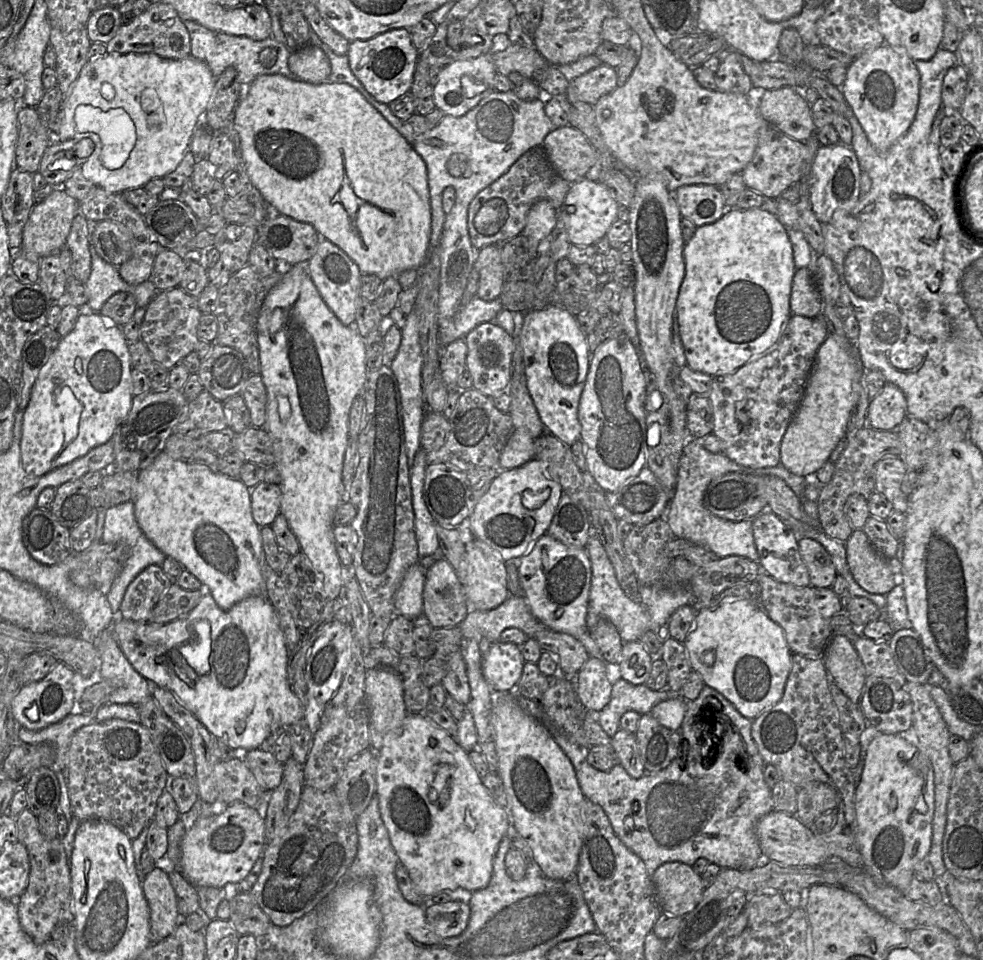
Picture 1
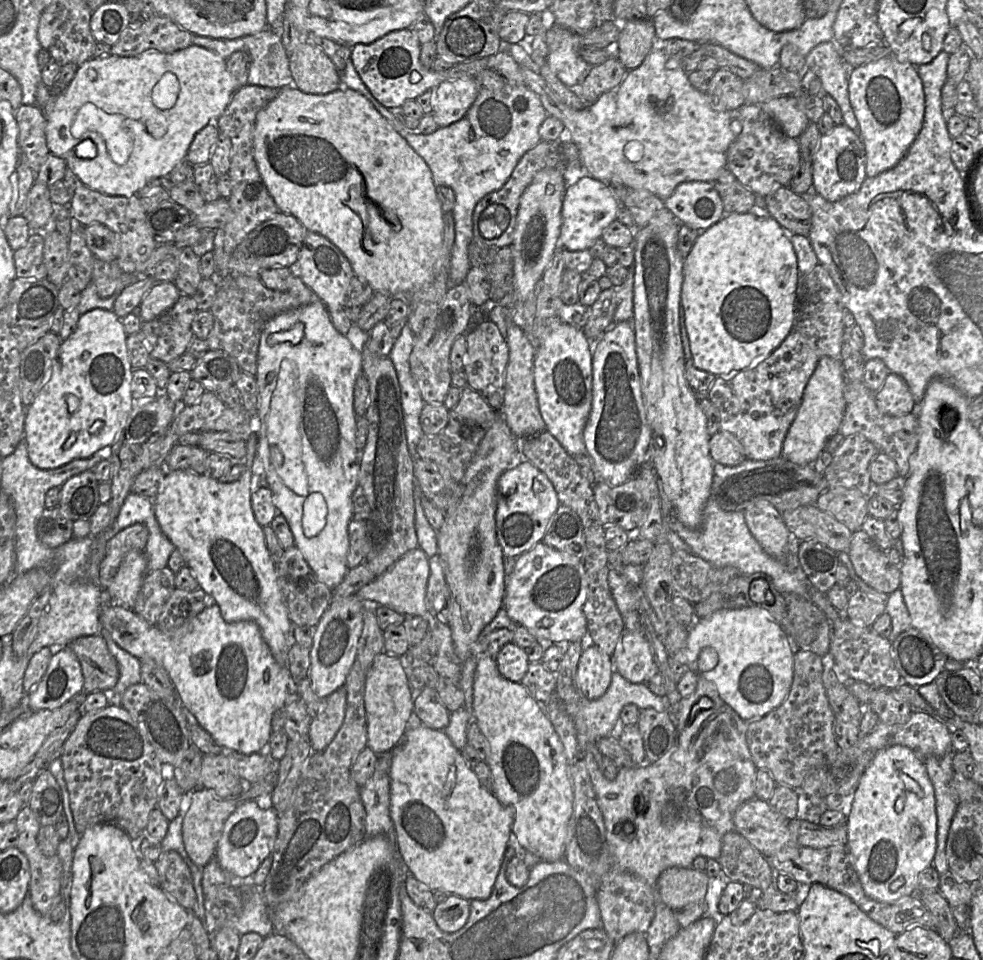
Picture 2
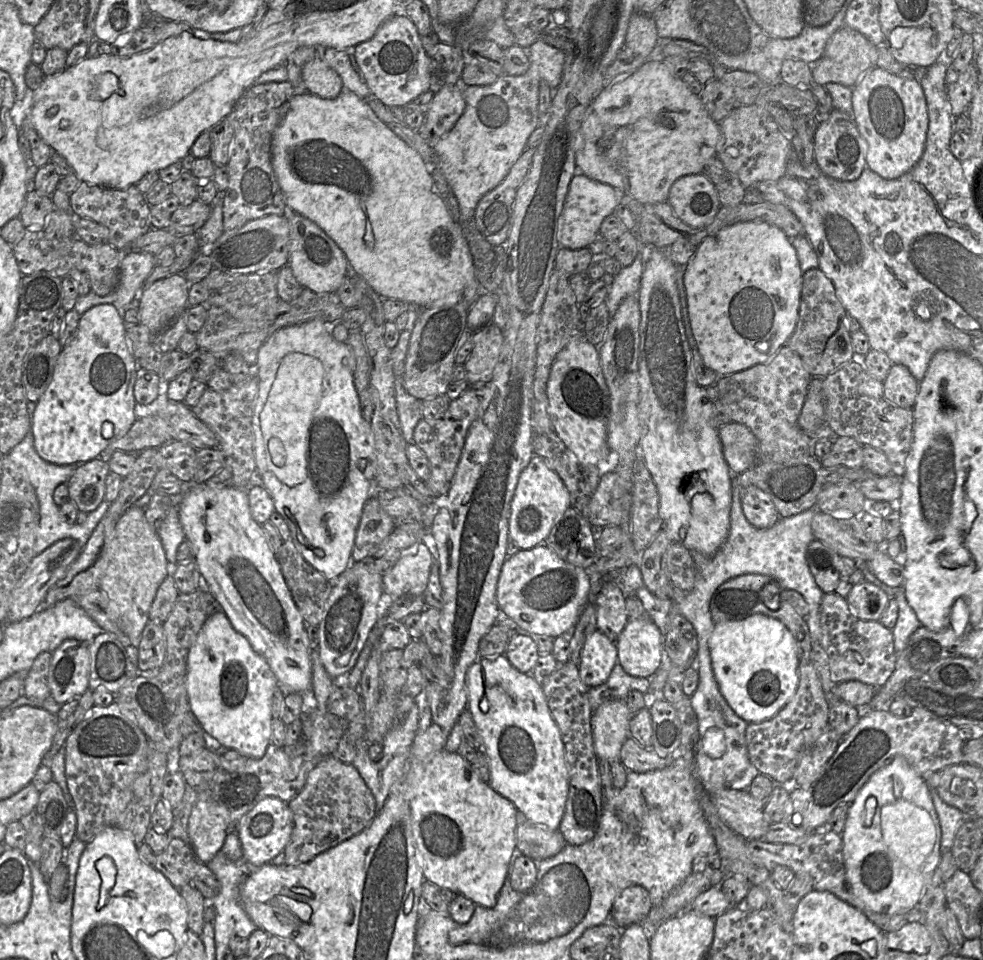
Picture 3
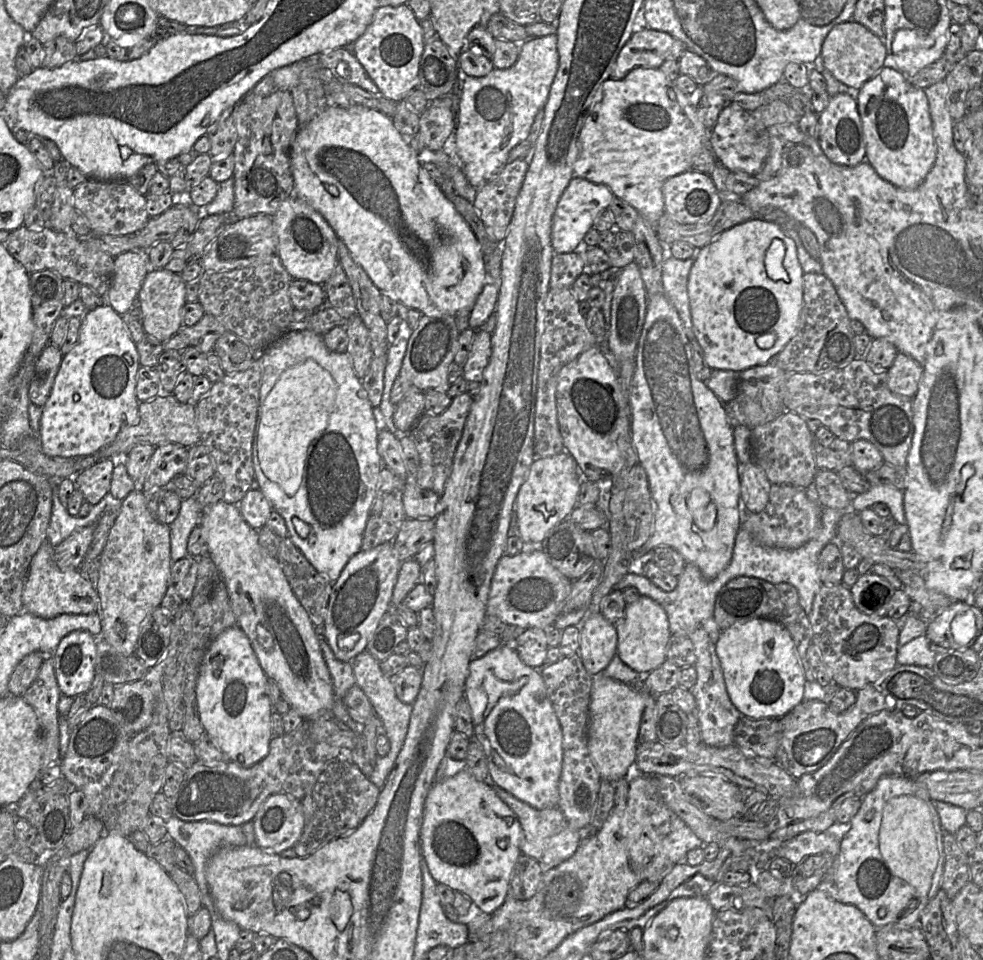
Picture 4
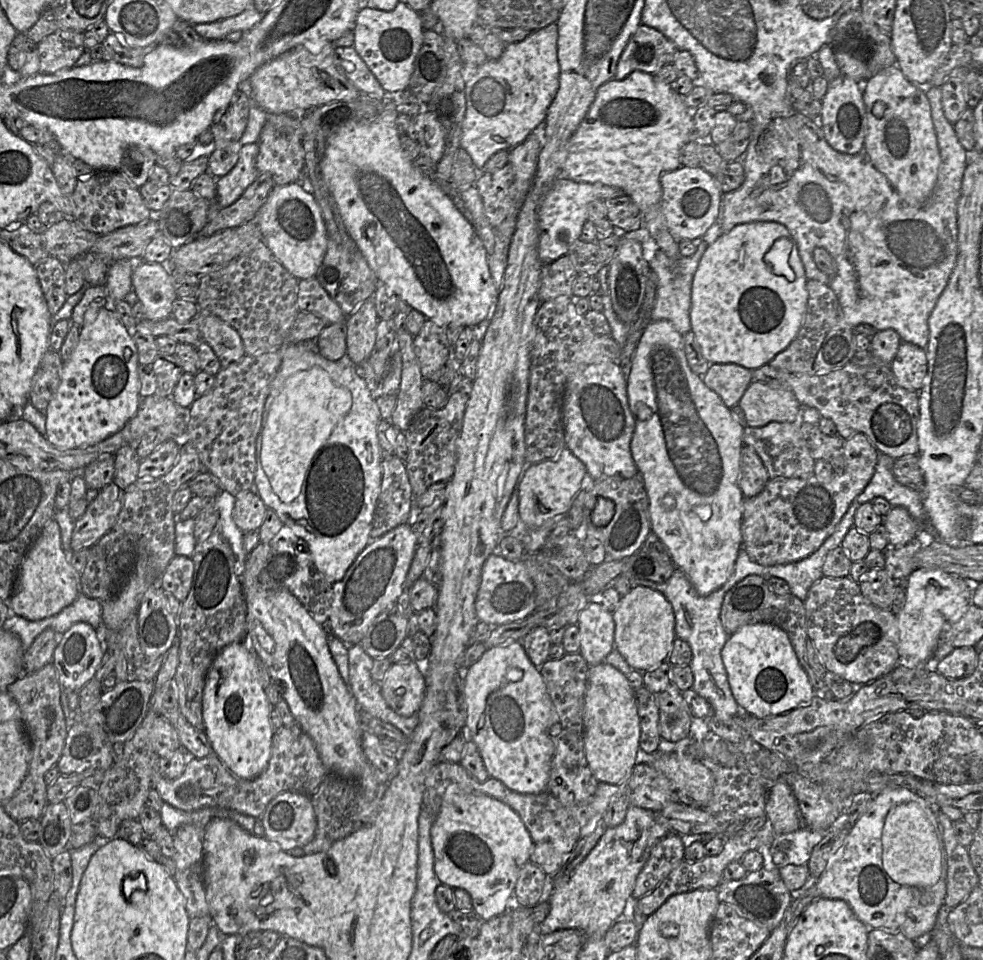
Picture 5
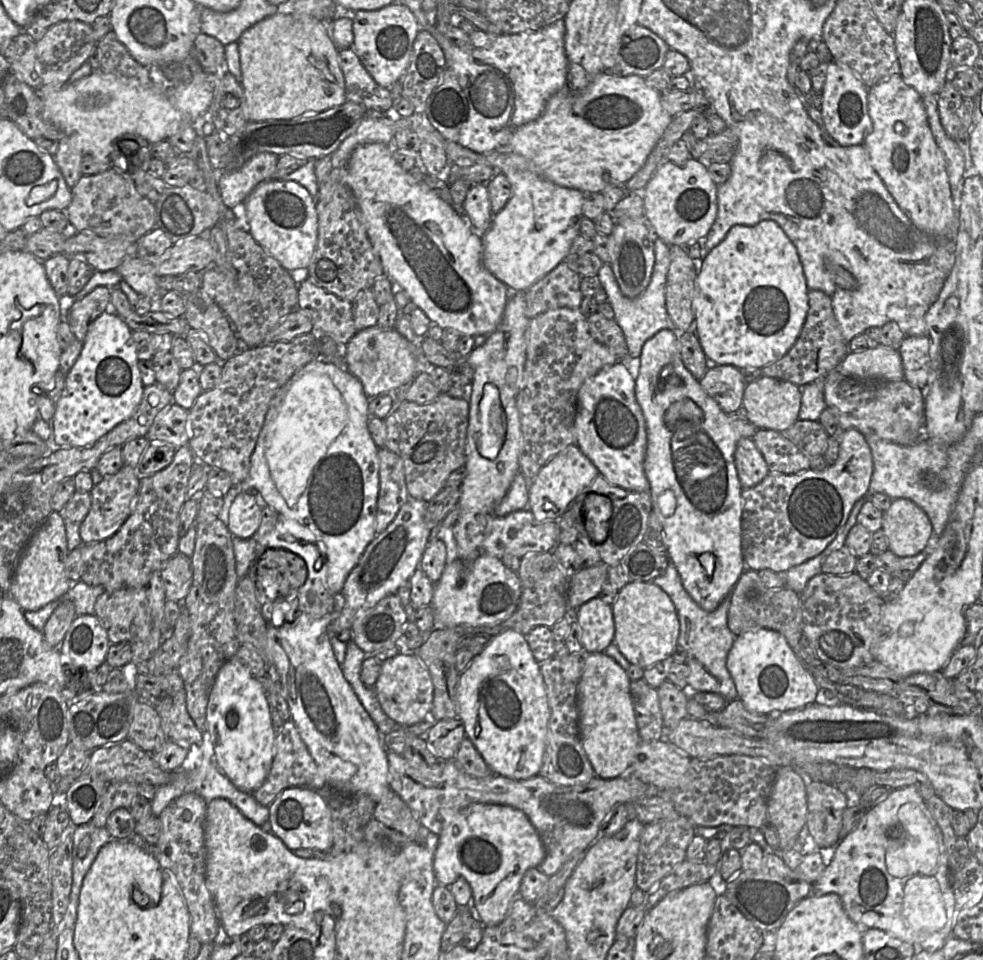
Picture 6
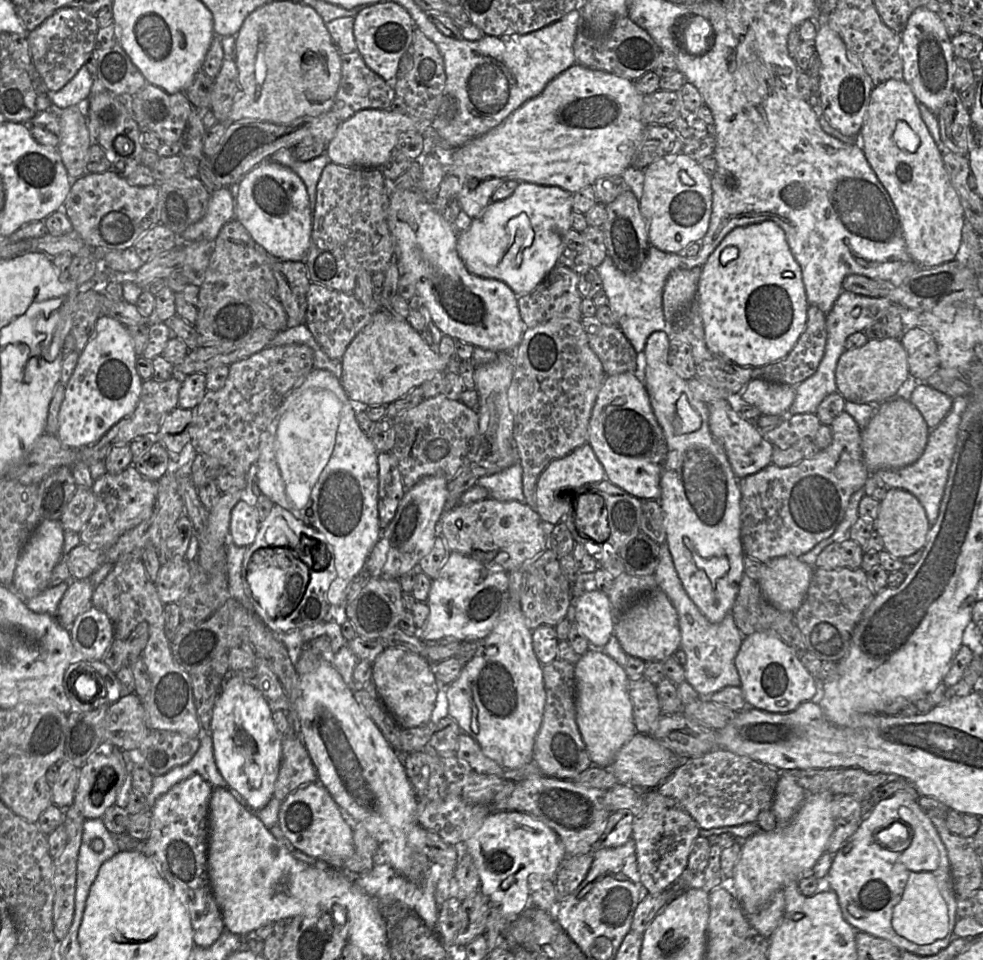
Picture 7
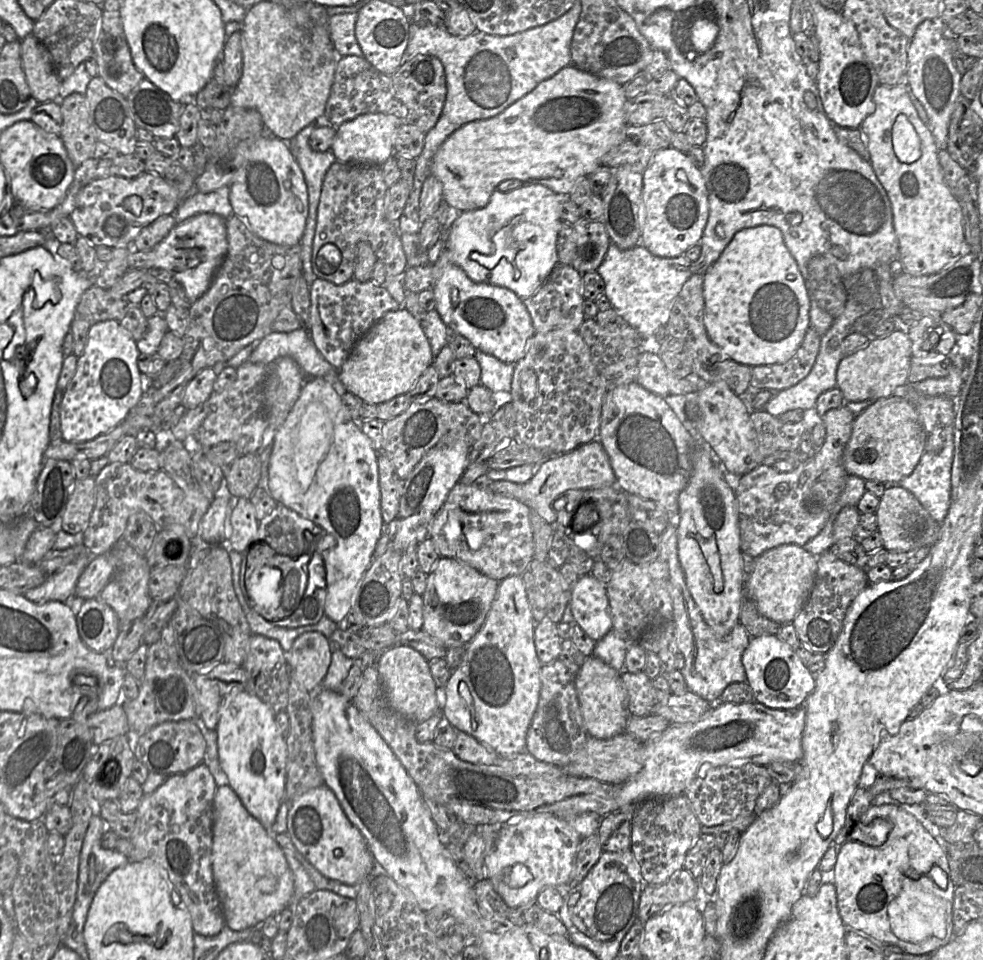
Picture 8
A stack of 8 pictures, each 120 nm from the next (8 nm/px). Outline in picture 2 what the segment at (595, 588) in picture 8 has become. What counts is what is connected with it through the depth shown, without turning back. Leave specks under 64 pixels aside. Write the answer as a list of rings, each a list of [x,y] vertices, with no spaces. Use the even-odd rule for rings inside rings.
[[[587,639],[576,674],[581,694],[589,700],[603,696],[611,683],[614,670],[612,657]]]

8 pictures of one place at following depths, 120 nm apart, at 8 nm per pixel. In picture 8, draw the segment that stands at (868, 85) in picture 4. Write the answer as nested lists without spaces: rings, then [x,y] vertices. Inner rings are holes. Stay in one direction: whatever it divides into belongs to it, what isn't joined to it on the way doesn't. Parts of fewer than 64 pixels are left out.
[[[879,84],[873,95],[875,109],[860,126],[869,151],[869,162],[891,204],[898,239],[898,269],[914,276],[935,274],[957,259],[965,248],[963,216],[957,199],[946,185],[938,149],[930,129],[920,119],[907,86]]]

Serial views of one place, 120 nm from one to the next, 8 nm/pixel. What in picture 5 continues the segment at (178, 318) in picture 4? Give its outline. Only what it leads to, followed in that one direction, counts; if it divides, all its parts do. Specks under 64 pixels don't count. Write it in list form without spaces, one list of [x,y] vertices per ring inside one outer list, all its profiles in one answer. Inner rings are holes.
[[[135,261],[132,287],[144,306],[145,319],[160,321],[172,317],[176,286],[166,263]]]

